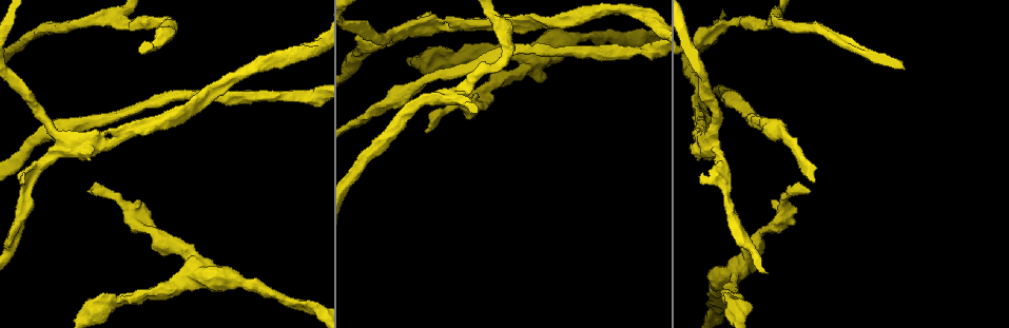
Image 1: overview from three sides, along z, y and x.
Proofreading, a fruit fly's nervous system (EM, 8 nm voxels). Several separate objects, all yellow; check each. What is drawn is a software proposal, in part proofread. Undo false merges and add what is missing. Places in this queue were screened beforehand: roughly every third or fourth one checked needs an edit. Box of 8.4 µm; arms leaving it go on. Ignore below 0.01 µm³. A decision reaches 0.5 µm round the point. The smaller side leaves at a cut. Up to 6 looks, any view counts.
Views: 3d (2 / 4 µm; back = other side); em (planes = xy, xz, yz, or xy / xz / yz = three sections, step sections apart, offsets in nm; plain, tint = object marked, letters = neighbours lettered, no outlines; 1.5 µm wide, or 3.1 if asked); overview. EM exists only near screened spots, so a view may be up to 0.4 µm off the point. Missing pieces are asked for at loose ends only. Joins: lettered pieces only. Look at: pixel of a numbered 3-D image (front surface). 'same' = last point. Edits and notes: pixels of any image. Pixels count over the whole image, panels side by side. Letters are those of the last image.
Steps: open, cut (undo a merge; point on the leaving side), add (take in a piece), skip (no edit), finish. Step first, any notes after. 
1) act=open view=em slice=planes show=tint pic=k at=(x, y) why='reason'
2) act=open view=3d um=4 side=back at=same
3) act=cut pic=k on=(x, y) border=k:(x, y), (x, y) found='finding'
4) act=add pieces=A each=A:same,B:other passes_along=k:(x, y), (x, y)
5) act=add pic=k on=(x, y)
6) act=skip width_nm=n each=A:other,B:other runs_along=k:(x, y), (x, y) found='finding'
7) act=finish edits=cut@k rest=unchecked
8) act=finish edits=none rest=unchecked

act=open view=em slice=xz step=4 show=tint pic=1 at=(24, 183) why='branch stops here'

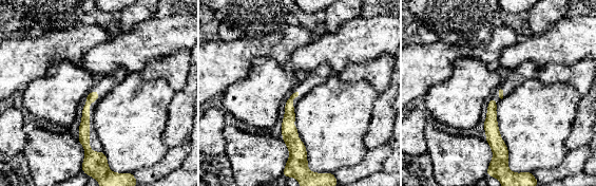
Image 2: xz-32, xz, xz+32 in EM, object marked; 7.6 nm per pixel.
act=open view=em slice=planes show=letters at=same

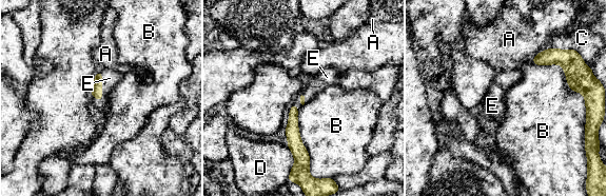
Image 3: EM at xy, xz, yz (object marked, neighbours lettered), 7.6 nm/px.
act=add pieces=E each=A:other,B:other,C:other,D:other,E:same passes_along=3:(97, 87), (101, 86), (110, 78) found='it goes on there'

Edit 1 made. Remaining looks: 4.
act=open view=overview why='redraw'

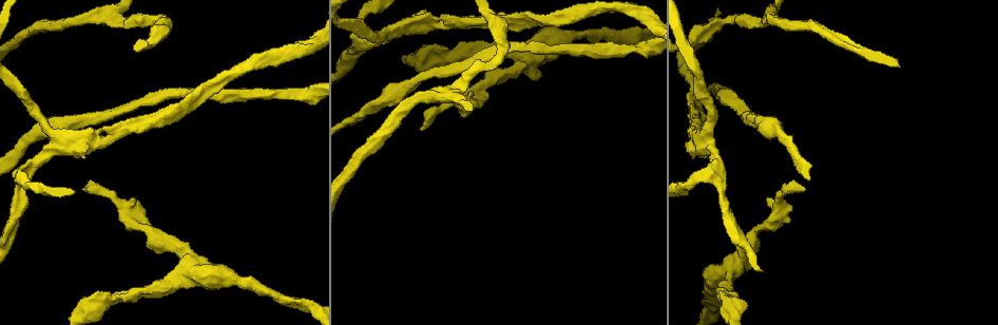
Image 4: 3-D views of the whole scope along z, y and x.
act=open view=3d um=2 pic=4 at=(421, 131)

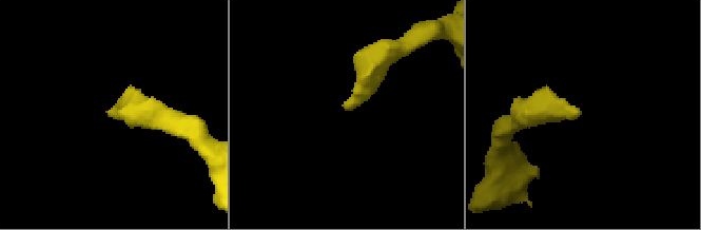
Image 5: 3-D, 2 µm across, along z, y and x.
act=open view=em slice=planes show=letters pic=5 at=(577, 114)

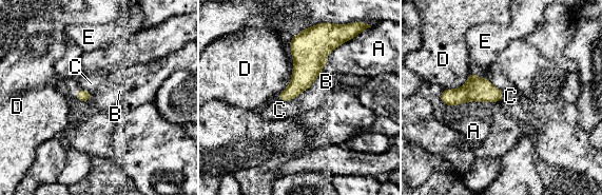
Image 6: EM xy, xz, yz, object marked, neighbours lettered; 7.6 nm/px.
act=skip longest_contact=C:280nm each=A:other,B:other,C:other,D:other,E:other found='none of them fits'

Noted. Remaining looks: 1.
act=finish edits=add@3 rest=unchecked

